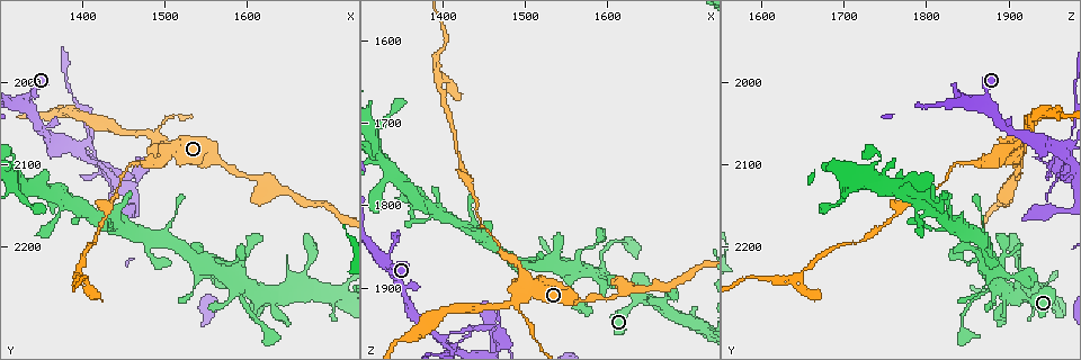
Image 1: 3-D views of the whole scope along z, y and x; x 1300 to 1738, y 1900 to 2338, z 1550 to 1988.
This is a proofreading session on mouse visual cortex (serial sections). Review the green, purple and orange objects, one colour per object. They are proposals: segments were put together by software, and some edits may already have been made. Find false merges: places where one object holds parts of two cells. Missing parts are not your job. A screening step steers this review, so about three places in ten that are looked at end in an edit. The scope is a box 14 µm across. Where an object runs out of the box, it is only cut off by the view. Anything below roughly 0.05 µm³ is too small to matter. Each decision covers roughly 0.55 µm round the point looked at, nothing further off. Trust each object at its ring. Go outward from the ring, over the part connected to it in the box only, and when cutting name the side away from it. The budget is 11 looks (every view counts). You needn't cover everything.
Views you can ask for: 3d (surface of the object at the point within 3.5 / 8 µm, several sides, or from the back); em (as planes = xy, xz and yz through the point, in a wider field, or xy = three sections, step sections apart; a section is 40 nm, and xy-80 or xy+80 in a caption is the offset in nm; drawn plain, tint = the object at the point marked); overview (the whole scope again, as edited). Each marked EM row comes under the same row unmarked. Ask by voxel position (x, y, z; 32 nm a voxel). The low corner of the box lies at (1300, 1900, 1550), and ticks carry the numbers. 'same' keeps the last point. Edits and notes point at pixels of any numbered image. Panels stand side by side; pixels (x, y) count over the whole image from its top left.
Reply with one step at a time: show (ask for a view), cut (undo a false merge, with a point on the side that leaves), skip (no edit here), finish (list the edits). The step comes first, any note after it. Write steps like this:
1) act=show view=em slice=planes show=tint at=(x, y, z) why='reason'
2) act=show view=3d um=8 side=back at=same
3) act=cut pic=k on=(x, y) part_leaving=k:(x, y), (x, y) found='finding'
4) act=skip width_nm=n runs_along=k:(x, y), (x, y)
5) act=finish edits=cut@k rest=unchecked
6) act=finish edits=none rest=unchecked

act=show view=3d um=3.5 at=(1565, 2095, 1915) why='sudden change in width'

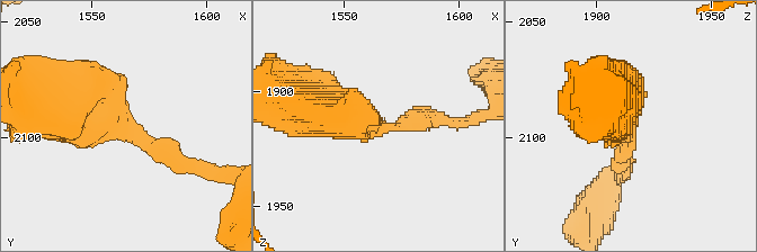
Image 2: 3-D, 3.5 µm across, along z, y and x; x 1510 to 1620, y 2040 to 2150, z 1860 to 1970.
act=show view=em slice=xy step=5 show=tint at=same arm_widths_nm=250,600

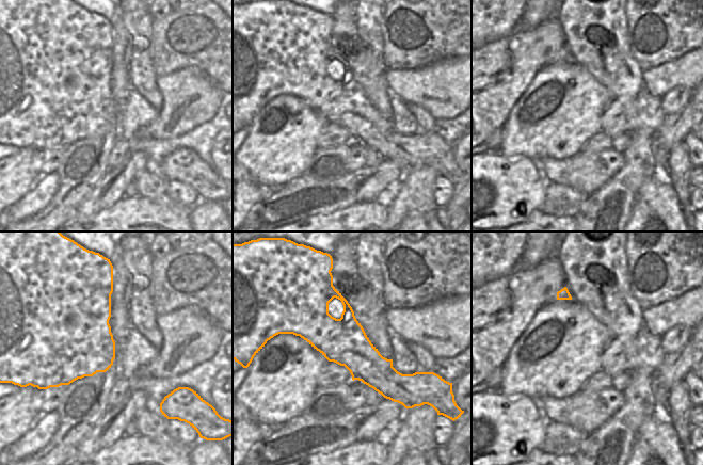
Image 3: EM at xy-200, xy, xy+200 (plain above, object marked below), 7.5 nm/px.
act=skip width_nm=340 runs_along=3:(328, 285), (322, 319), (402, 400) found='one cell here'

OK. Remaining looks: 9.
act=show view=3d um=3.5 at=(1485, 2070, 1915) why='thick turns thin'

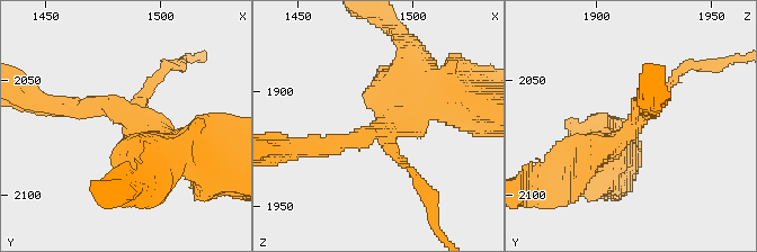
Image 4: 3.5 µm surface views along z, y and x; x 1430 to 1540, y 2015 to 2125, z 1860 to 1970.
act=show view=em slice=xy step=1 show=tint at=(1487, 2071, 1915) why='shape alone is not enough'

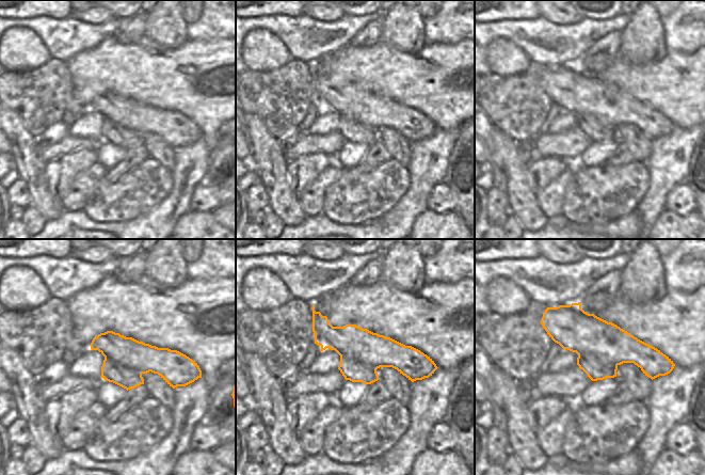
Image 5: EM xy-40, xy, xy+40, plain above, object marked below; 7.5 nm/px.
act=cut pic=4 on=(563, 188) width_nm=340 part_leaving=4:(588, 154), (549, 188), (534, 188) found='a second cell is stuck on'

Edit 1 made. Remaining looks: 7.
act=show view=3d um=8 at=(1400, 2085, 1960) why='thick turns thin'

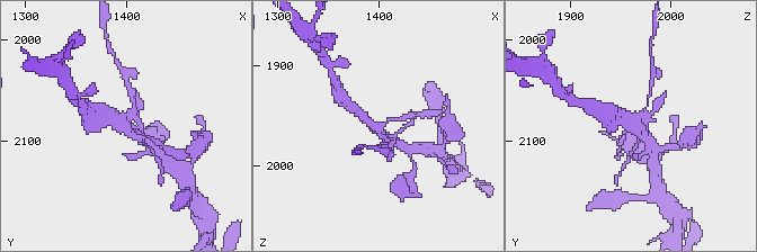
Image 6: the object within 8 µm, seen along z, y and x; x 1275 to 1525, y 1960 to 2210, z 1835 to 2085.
act=show view=3d um=3.5 side=back at=(1400, 2084, 1964) why='closer look'

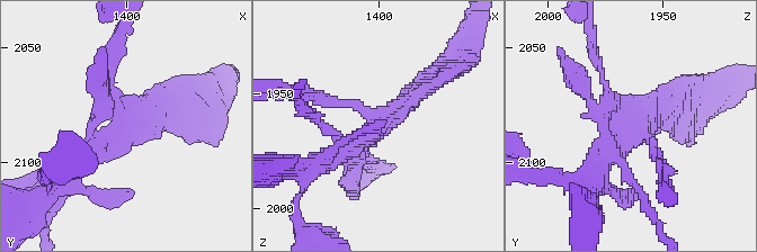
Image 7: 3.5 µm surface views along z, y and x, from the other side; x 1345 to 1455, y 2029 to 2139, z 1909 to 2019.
act=show view=em slice=xy step=3 show=tint at=(1401, 2085, 1963) why='shape alone is not enough'

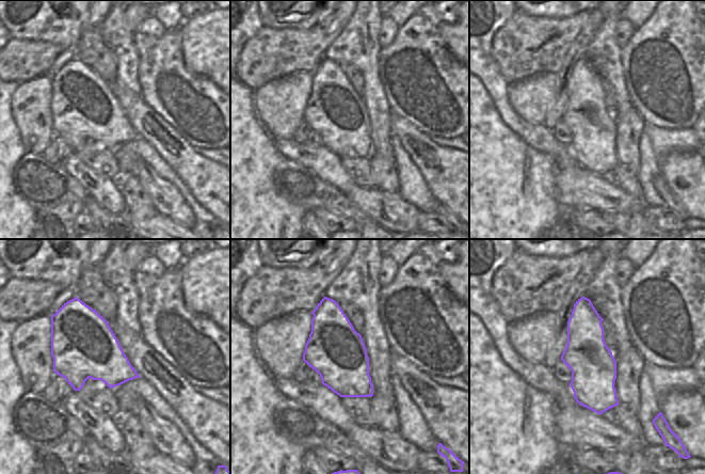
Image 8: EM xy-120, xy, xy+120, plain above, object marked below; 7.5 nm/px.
act=cut pic=7 on=(90, 86) part_leaving=7:(106, 93), (119, 32) found='a second cell is stuck on'

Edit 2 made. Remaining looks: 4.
act=show view=3d um=3.5 at=(1595, 2245, 1885) why='two arms at a narrow angle'

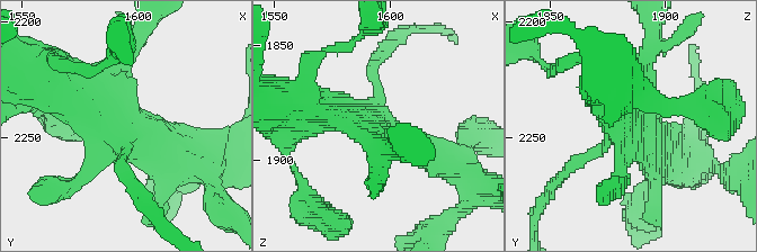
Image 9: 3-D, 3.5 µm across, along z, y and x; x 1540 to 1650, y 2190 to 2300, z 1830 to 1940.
act=show view=em slice=xy step=5 show=tint at=(1594, 2249, 1885) why='need the tissue'

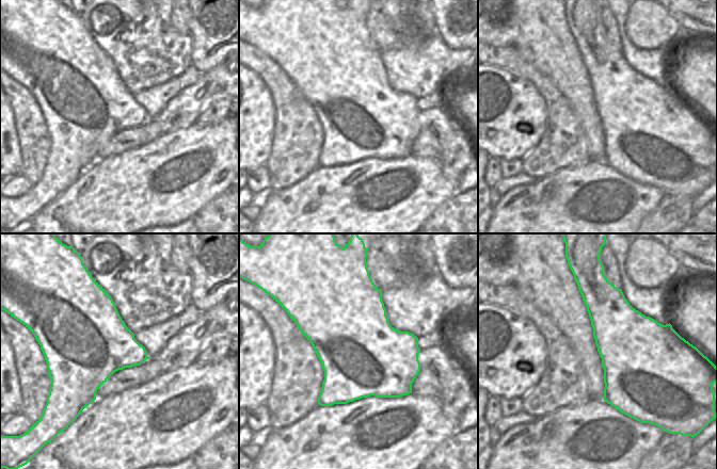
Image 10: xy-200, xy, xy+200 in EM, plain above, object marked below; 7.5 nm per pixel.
act=skip runs_along=9:(187, 155), (125, 134), (67, 89) found='all the same cell'

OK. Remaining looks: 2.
act=finish edits=cut@4,cut@7 rest=unchecked

